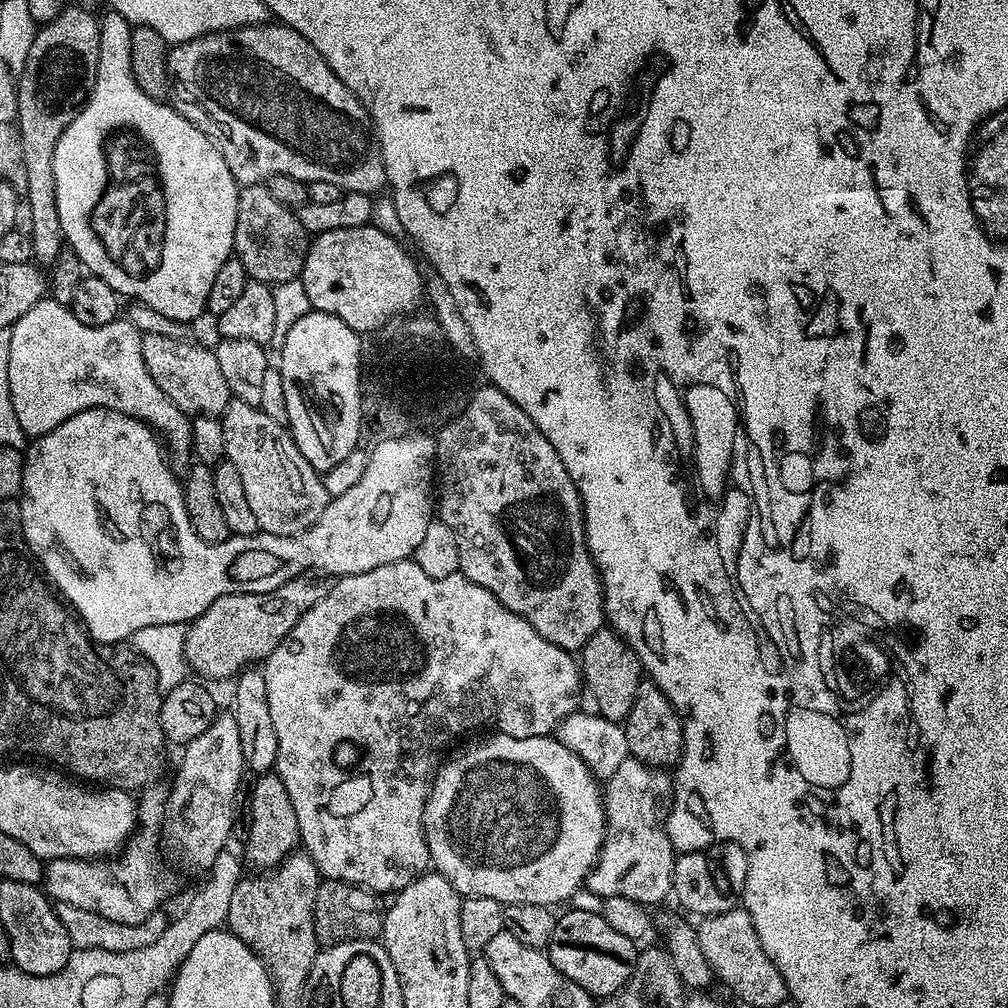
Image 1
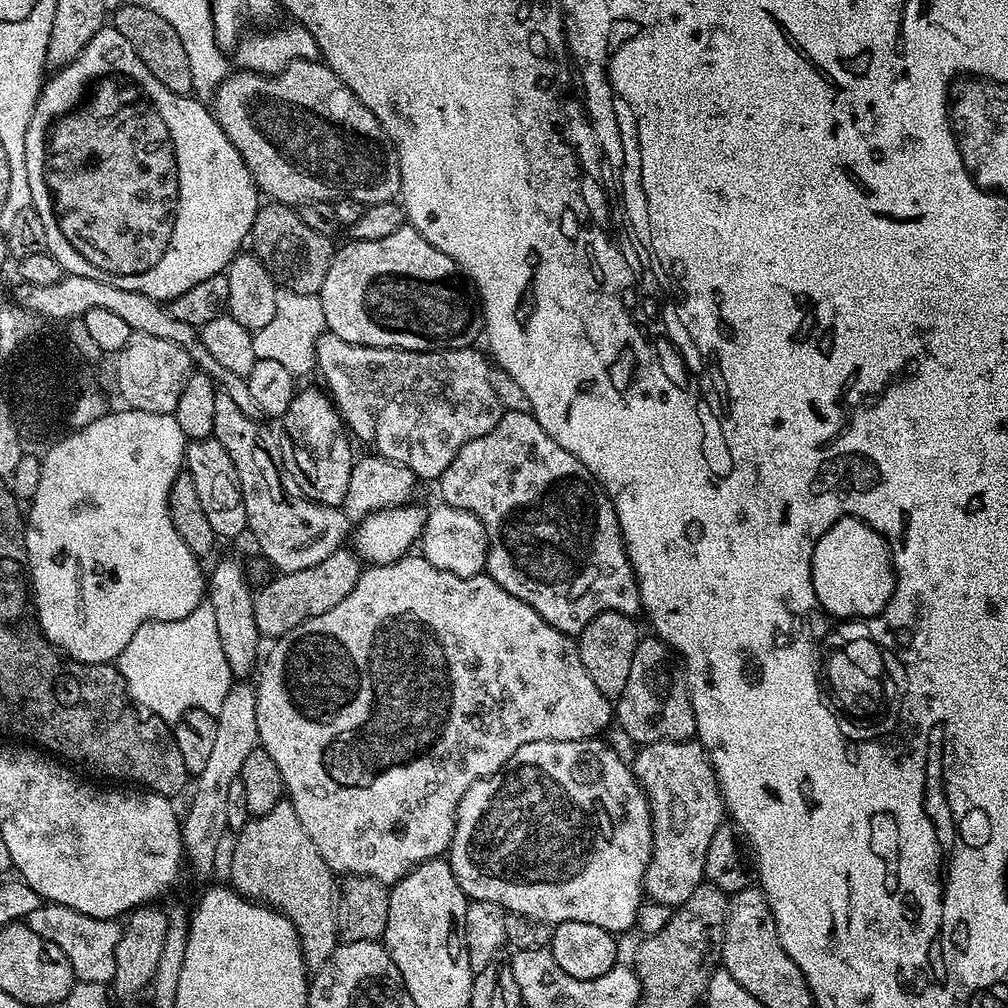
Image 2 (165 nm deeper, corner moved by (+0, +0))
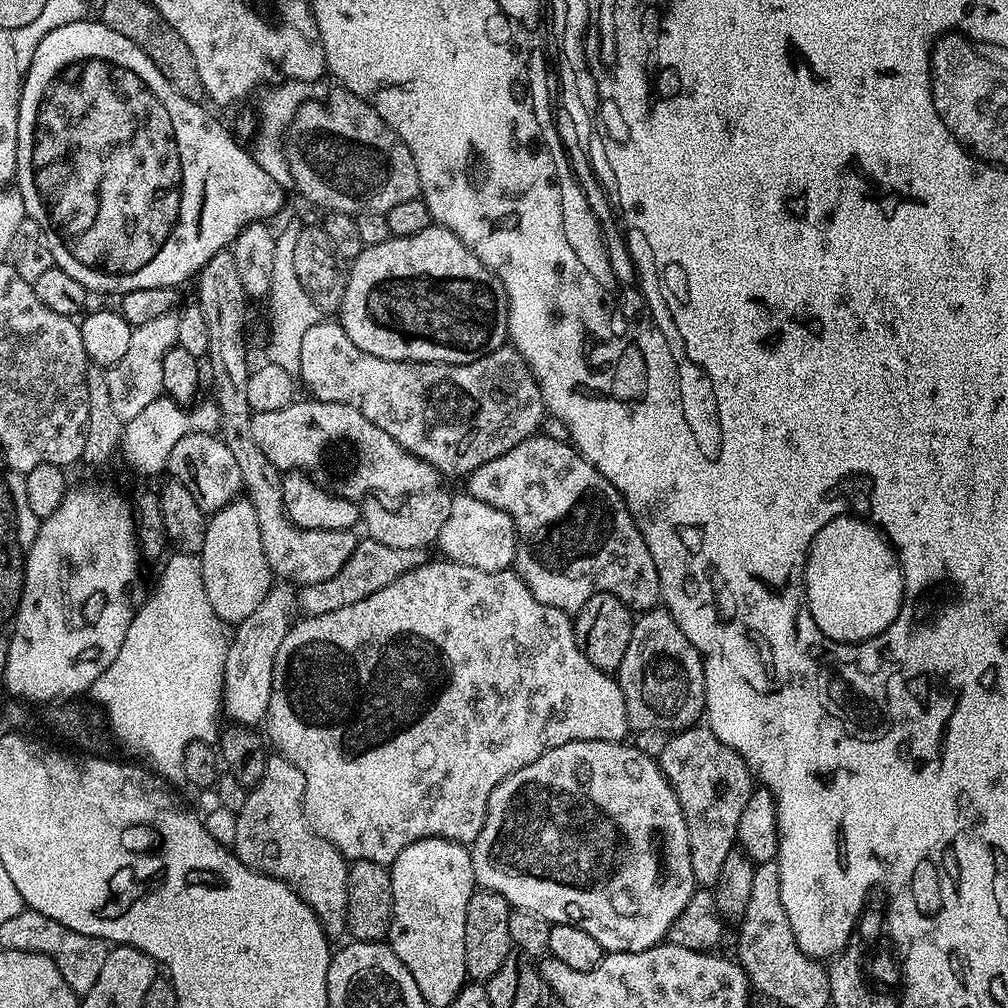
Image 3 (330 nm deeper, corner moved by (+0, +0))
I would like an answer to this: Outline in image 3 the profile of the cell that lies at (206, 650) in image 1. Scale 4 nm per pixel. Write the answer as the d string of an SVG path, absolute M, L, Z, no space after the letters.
M364 538L356 545L348 560L332 578L317 584L305 584L298 592L298 608L304 616L321 616L334 610L342 610L342 606L350 606L354 602L362 602L370 594L382 590L390 581L395 580L401 571L401 553L395 548L384 548L382 542Z

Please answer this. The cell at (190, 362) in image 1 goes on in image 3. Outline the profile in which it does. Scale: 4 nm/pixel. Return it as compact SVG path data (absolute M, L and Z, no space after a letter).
M176 312L162 314L162 318L150 318L150 322L142 322L133 327L130 334L130 346L118 362L107 369L108 393L110 406L114 414L122 421L133 420L150 402L164 396L162 386L162 358L174 347L179 338L179 318Z

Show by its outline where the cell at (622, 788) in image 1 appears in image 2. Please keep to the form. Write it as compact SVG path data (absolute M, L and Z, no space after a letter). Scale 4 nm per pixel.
M693 738L690 740L654 742L653 744L643 745L639 751L640 753L636 757L631 757L630 767L632 773L636 776L636 781L640 784L640 788L648 795L648 805L652 815L652 857L646 866L646 874L644 875L644 894L649 901L656 901L669 906L679 906L686 902L686 898L690 898L690 894L694 894L694 890L698 890L700 884L705 883L706 850L710 848L710 838L714 838L714 834L722 827L726 820L724 797L720 795L720 784L716 780L716 771L713 770L712 764L708 760L708 751L702 747L699 740Z

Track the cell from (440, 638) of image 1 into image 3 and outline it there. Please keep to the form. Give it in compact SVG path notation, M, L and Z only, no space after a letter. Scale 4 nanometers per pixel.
M439 558L433 564L420 564L417 568L401 571L395 580L392 580L382 590L362 598L362 602L354 602L350 606L342 606L342 610L334 610L330 614L321 616L304 616L300 621L293 623L288 629L288 633L282 638L278 646L278 654L273 660L273 680L270 690L266 723L268 722L267 743L273 744L275 751L284 759L288 760L298 770L302 770L304 779L304 814L308 821L308 827L312 833L320 836L327 844L332 844L345 860L369 860L375 864L390 866L398 858L398 854L408 845L416 840L455 840L457 842L471 842L476 839L480 832L481 825L484 824L484 814L488 808L488 798L494 786L498 786L510 774L522 770L530 762L537 760L542 754L554 750L558 746L566 746L566 742L578 742L579 740L610 740L613 742L623 741L624 732L629 731L628 715L624 709L624 695L619 683L609 673L600 672L596 669L587 656L584 655L581 645L578 643L578 636L572 633L572 624L567 615L558 614L555 608L547 608L544 604L539 604L533 598L532 593L524 585L524 581L515 574L502 572L483 572L470 566L455 564L447 558Z

